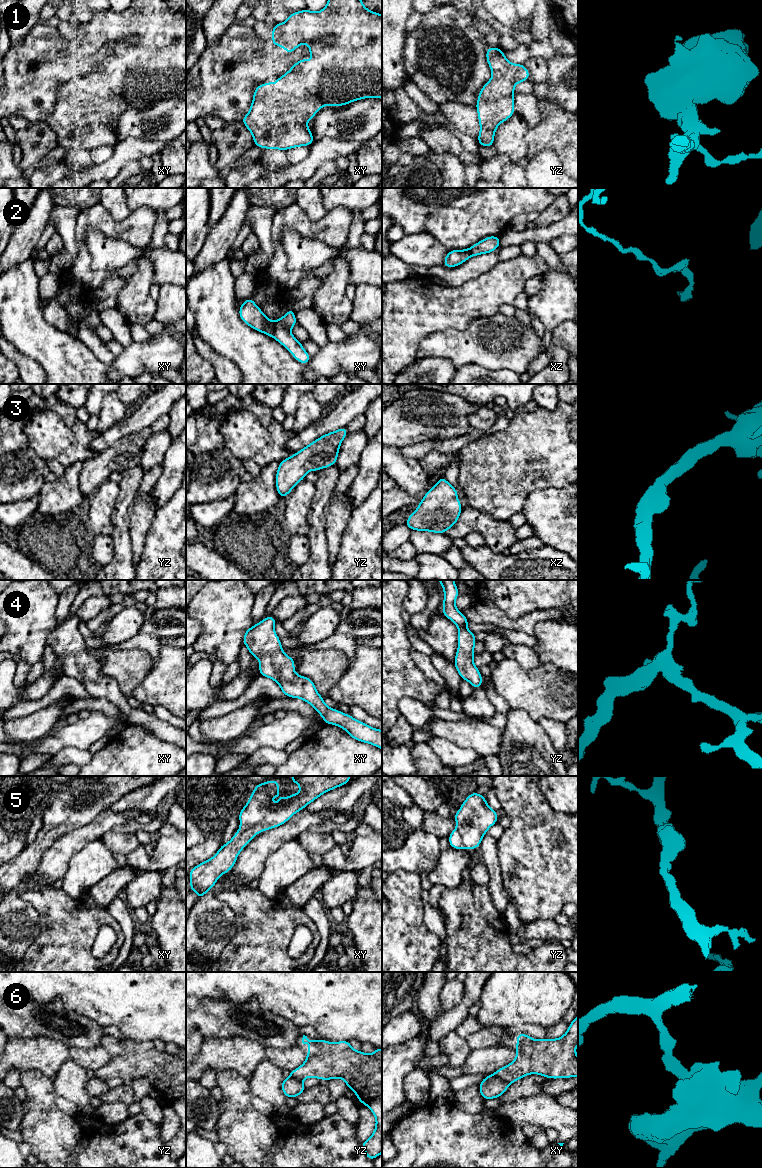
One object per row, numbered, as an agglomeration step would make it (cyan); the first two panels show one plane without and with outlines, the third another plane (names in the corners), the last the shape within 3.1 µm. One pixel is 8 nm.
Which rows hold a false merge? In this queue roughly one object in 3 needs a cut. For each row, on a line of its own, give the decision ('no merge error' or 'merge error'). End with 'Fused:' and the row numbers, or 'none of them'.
1: no merge error
2: merge error
3: no merge error
4: no merge error
5: no merge error
6: merge error
Fused: 2, 6

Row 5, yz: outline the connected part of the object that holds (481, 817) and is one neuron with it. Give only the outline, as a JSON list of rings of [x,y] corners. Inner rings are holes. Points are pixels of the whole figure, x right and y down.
[[[477,791],[467,796],[453,818],[457,826],[448,836],[449,846],[459,850],[479,847],[487,830],[499,820],[497,812],[488,806],[486,797]]]

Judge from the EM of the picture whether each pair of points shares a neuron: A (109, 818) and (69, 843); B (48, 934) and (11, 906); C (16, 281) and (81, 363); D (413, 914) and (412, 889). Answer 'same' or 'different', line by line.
A: same
B: different
C: same
D: same

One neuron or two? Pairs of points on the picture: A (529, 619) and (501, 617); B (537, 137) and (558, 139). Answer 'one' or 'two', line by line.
A: one
B: one

